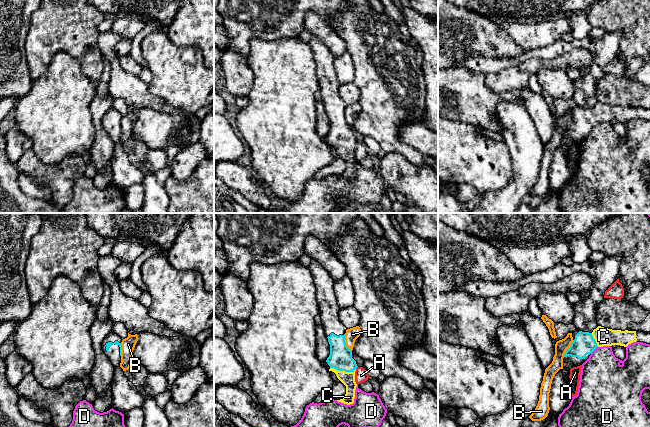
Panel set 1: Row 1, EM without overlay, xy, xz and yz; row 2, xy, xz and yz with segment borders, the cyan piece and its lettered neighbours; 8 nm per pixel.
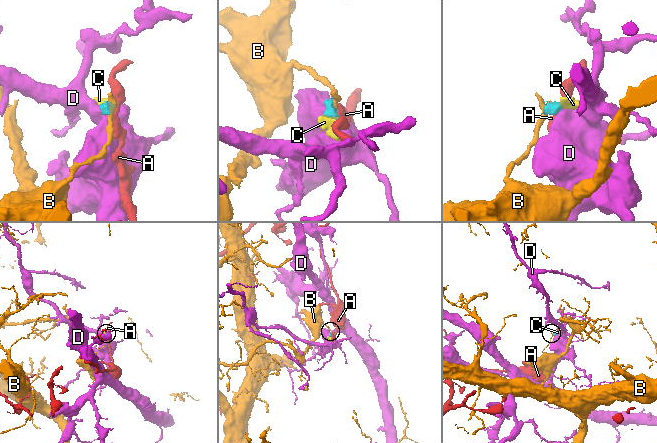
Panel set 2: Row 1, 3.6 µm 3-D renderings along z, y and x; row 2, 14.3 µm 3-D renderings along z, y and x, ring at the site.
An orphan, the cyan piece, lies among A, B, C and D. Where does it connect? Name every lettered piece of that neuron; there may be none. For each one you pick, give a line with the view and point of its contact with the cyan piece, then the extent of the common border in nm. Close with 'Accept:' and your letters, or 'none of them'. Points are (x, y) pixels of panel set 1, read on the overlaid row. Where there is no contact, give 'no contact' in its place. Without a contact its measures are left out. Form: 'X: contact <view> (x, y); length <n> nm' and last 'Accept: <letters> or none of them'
C: contact xz (343, 370); length 200 nm
Accept: C

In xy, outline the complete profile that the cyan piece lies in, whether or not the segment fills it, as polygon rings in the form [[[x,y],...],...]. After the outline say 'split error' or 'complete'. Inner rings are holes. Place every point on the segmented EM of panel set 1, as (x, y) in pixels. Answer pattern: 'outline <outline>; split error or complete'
outline [[[111,332],[102,342],[102,350],[108,356],[112,365],[119,367],[121,363],[122,338]]]; split error

